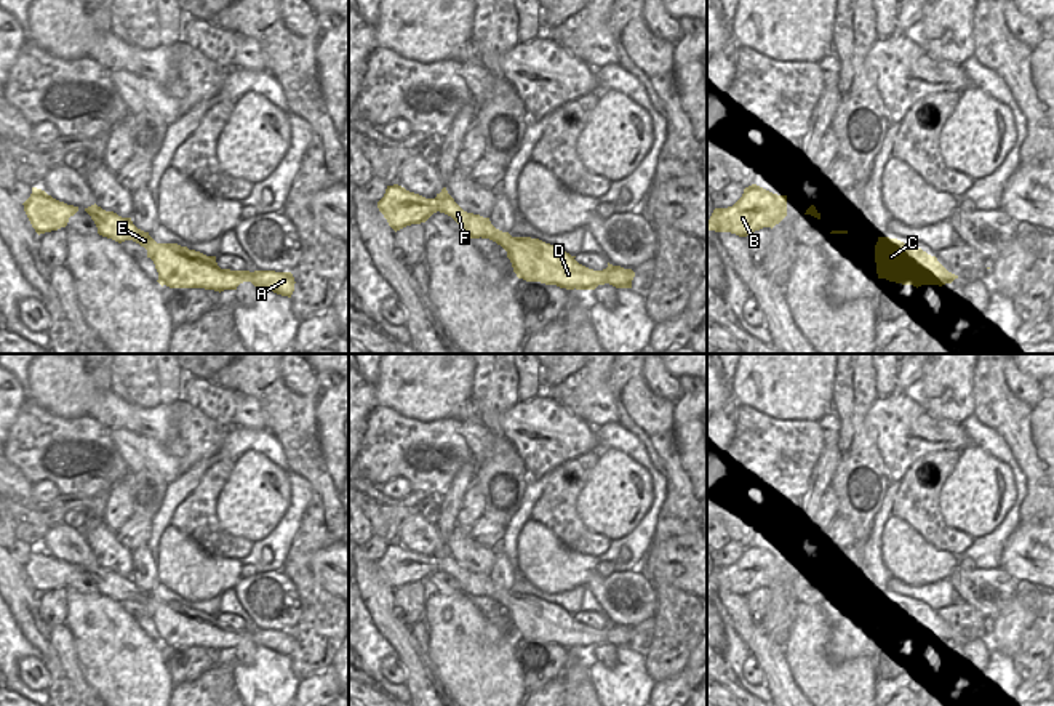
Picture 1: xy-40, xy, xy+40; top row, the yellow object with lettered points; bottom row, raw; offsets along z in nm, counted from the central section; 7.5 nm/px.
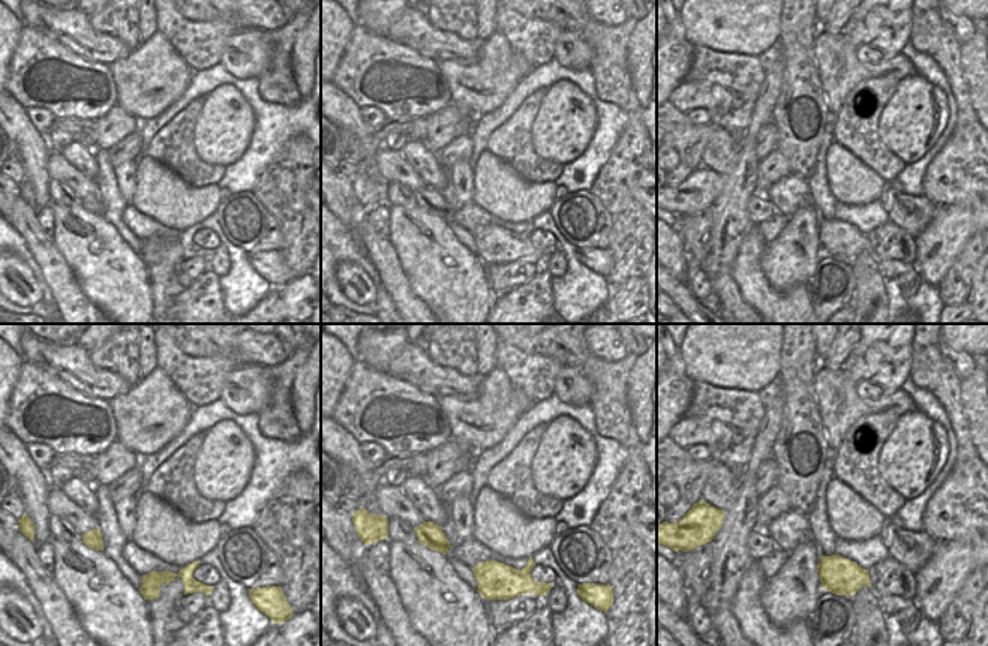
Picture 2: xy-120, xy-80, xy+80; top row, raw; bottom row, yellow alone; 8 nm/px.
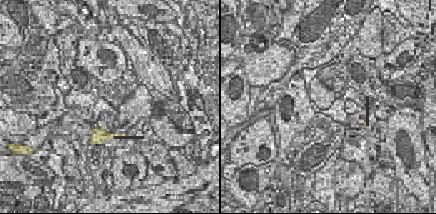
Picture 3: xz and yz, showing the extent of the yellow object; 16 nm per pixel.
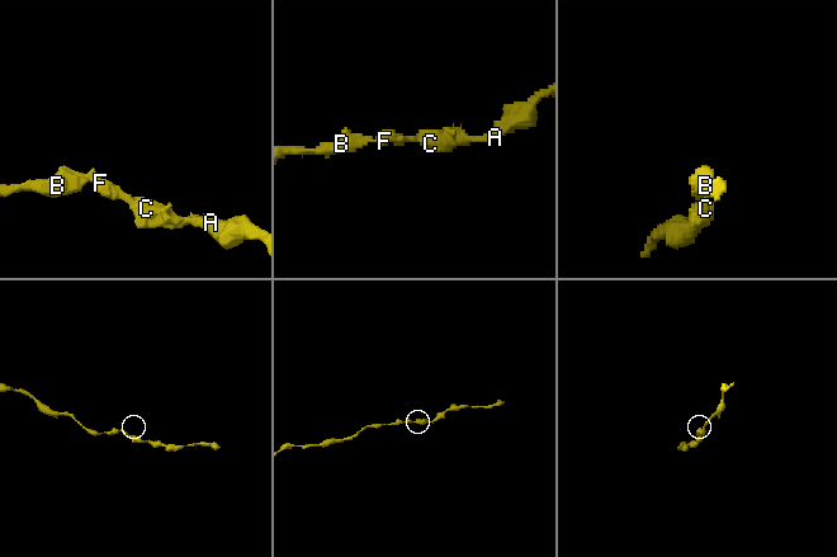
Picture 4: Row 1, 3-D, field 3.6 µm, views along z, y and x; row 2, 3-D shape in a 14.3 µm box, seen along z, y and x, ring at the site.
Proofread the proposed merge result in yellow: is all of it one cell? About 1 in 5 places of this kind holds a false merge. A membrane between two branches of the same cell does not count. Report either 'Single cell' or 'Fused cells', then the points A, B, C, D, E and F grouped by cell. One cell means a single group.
Single cell. Groups: A B C D E F.

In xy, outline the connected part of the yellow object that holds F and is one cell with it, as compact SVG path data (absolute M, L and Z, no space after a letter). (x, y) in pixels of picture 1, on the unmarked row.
M393 543L387 544L384 556L377 560L379 570L397 591L411 583L425 581L440 570L451 575L467 597L489 597L507 610L513 631L526 640L557 644L566 648L595 648L609 642L616 647L632 647L635 631L621 624L593 629L579 623L569 612L539 597L512 596L496 588L489 576L464 570L446 546L435 557L425 557Z

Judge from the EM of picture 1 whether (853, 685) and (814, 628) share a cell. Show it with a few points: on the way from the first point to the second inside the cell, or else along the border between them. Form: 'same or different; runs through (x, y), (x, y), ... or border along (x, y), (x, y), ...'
same; runs through (837, 679), (814, 657), (814, 644)

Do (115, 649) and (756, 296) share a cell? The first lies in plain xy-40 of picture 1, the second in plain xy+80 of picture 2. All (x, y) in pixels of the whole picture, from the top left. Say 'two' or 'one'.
one

